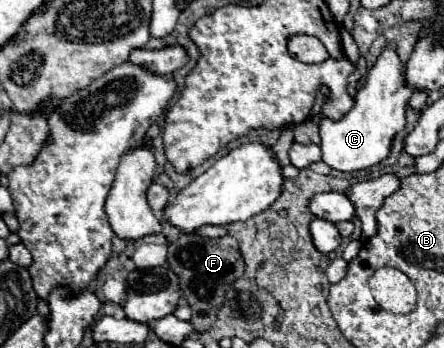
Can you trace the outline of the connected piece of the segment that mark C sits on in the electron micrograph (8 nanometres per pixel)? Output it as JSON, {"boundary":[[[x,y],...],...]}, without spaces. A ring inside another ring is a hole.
{"boundary":[[[389,46],[381,52],[375,66],[367,74],[367,84],[355,94],[355,106],[345,114],[343,120],[333,122],[321,120],[321,150],[323,162],[339,172],[357,172],[383,162],[389,152],[393,138],[405,128],[405,108],[411,98],[411,88],[405,84],[401,62],[395,50]]]}

